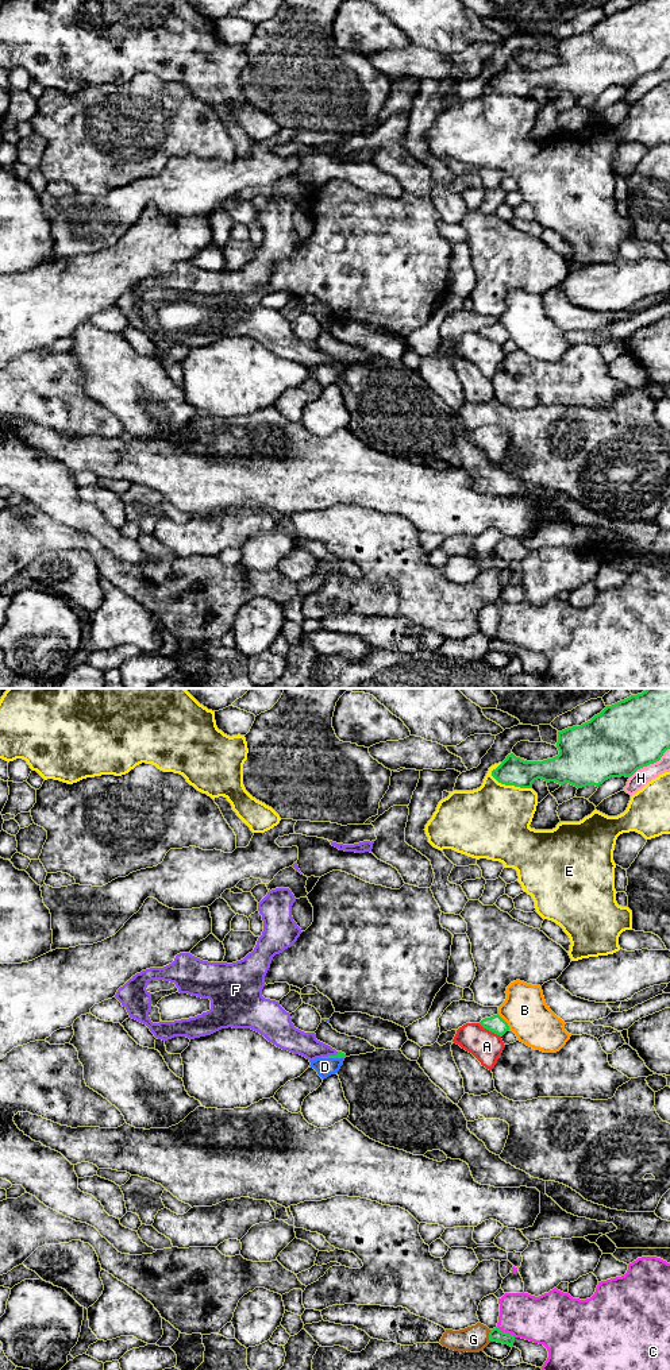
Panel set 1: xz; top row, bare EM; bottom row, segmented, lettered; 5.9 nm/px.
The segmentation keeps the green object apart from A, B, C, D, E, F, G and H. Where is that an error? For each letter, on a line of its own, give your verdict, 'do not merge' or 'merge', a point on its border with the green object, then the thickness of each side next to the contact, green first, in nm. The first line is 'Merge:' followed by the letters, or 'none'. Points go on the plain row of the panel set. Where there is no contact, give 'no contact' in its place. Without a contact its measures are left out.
Merge: D
A: do not merge | xz (489, 339) | 100/190 nm
B: do not merge | xz (505, 331) | 100/260 nm
C: do not merge | xz (505, 641) | 80/280 nm
D: merge | xz (332, 366) | 40/110 nm
E: do not merge | xz (509, 93) | 170/440 nm
F: do not merge | xz (328, 365) | 40/140 nm
G: do not merge | xz (489, 644) | 80/160 nm
H: do not merge | xz (650, 72) | 420/100 nm

